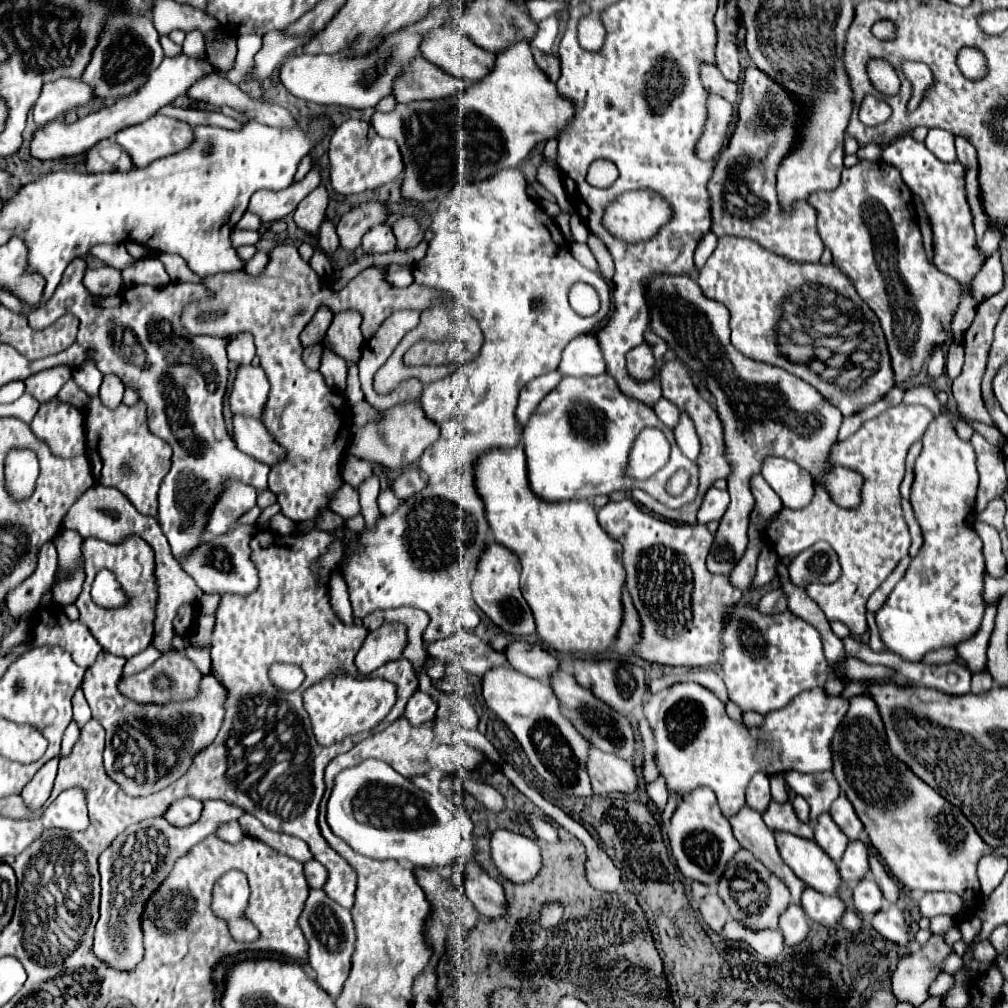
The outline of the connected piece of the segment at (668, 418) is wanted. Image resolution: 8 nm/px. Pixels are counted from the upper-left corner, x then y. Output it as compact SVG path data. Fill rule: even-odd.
M661 397L661 399L653 405L653 409L655 409L657 417L659 417L669 429L673 429L673 427L677 425L677 421L679 421L679 409L677 409L675 405L671 405L671 401L667 401L667 399Z

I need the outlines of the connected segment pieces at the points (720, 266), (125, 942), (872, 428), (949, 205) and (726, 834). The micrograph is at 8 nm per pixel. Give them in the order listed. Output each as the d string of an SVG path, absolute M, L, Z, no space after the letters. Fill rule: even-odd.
M721 237L717 249L707 259L705 267L699 271L699 287L709 299L723 303L731 313L731 341L733 345L749 359L763 361L775 367L783 367L785 371L801 377L809 385L813 385L827 403L835 405L837 400L837 386L819 379L807 365L799 365L789 361L778 343L777 325L783 315L783 303L803 285L818 285L827 287L837 293L847 291L851 287L849 277L835 267L818 263L794 263L759 245L755 241L747 241L741 237Z
M219 801L219 813L205 809L189 827L173 827L161 817L145 819L121 835L101 853L101 917L95 929L95 945L93 953L105 965L111 965L121 971L133 969L143 959L143 929L141 915L149 897L159 889L159 885L169 877L175 861L183 857L193 845L197 845L203 837L217 831L223 821L231 821L229 805Z
M907 405L887 409L883 415L869 419L849 439L833 445L831 457L835 463L855 469L865 477L861 503L855 509L837 507L823 487L817 487L815 499L803 511L781 511L767 529L767 541L775 545L779 557L795 557L803 549L826 541L837 551L843 573L835 583L811 584L806 592L819 603L829 621L845 623L853 635L867 631L865 603L869 595L891 575L897 563L907 555L911 539L903 519L899 485L905 477L905 457L913 441L919 441L933 415L925 407Z
M911 135L899 137L891 145L883 147L881 159L899 169L901 179L911 189L911 193L919 195L925 203L925 209L931 217L933 227L933 263L939 271L951 275L959 283L971 283L981 265L985 263L983 251L977 247L975 229L973 229L973 213L967 201L965 191L965 167L959 161L943 163L939 161L925 143L915 141Z
M697 787L683 795L671 817L669 841L673 859L683 877L689 881L701 881L705 885L715 885L723 875L727 861L739 851L739 843L731 833L731 825L723 817L717 805L717 797L709 787Z

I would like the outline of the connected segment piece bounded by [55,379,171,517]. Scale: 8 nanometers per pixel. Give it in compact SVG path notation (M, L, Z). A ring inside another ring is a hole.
M69 379L67 385L63 385L63 389L55 395L55 399L61 403L71 403L85 417L87 459L91 463L95 483L119 489L141 515L157 517L159 485L171 467L171 447L163 439L151 435L147 429L145 403L139 399L131 407L121 403L117 409L107 409L101 405L99 397L87 395L75 383L75 379ZM125 465L129 465L129 473L123 469Z

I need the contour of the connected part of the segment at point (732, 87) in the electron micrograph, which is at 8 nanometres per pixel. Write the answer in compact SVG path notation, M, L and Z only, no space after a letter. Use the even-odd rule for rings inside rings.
M703 65L701 67L701 81L709 93L727 99L731 105L735 105L739 101L739 87L735 83L727 81L717 67Z

